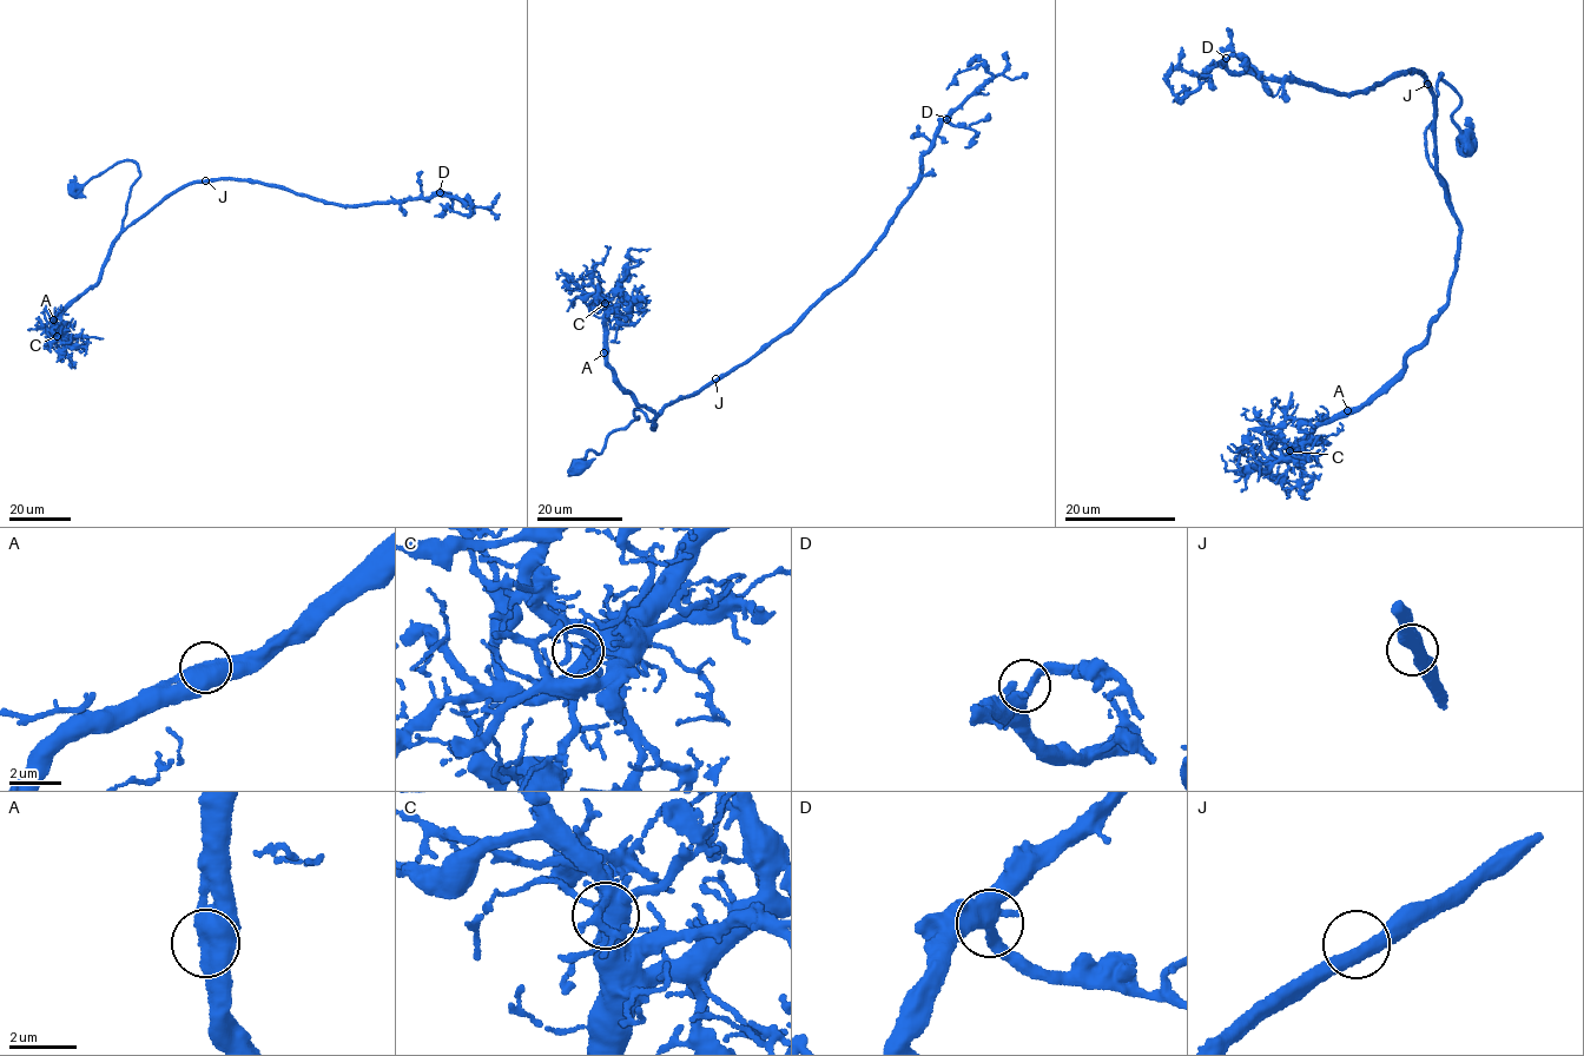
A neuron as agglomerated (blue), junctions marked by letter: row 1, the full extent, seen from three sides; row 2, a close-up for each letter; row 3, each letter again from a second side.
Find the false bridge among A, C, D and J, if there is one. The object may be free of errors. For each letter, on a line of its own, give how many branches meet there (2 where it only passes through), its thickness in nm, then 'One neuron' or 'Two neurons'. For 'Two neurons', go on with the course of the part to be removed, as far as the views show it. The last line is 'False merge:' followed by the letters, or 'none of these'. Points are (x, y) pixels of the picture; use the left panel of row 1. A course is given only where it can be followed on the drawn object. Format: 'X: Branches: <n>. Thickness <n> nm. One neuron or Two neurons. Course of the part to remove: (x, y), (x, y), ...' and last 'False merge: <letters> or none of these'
A: Branches: 2. Thickness 600 nm. One neuron
C: Branches: 3. Thickness 440 nm. One neuron
D: Branches: 3. Thickness 360 nm. One neuron
J: Branches: 2. Thickness 440 nm. One neuron
False merge: none of these

